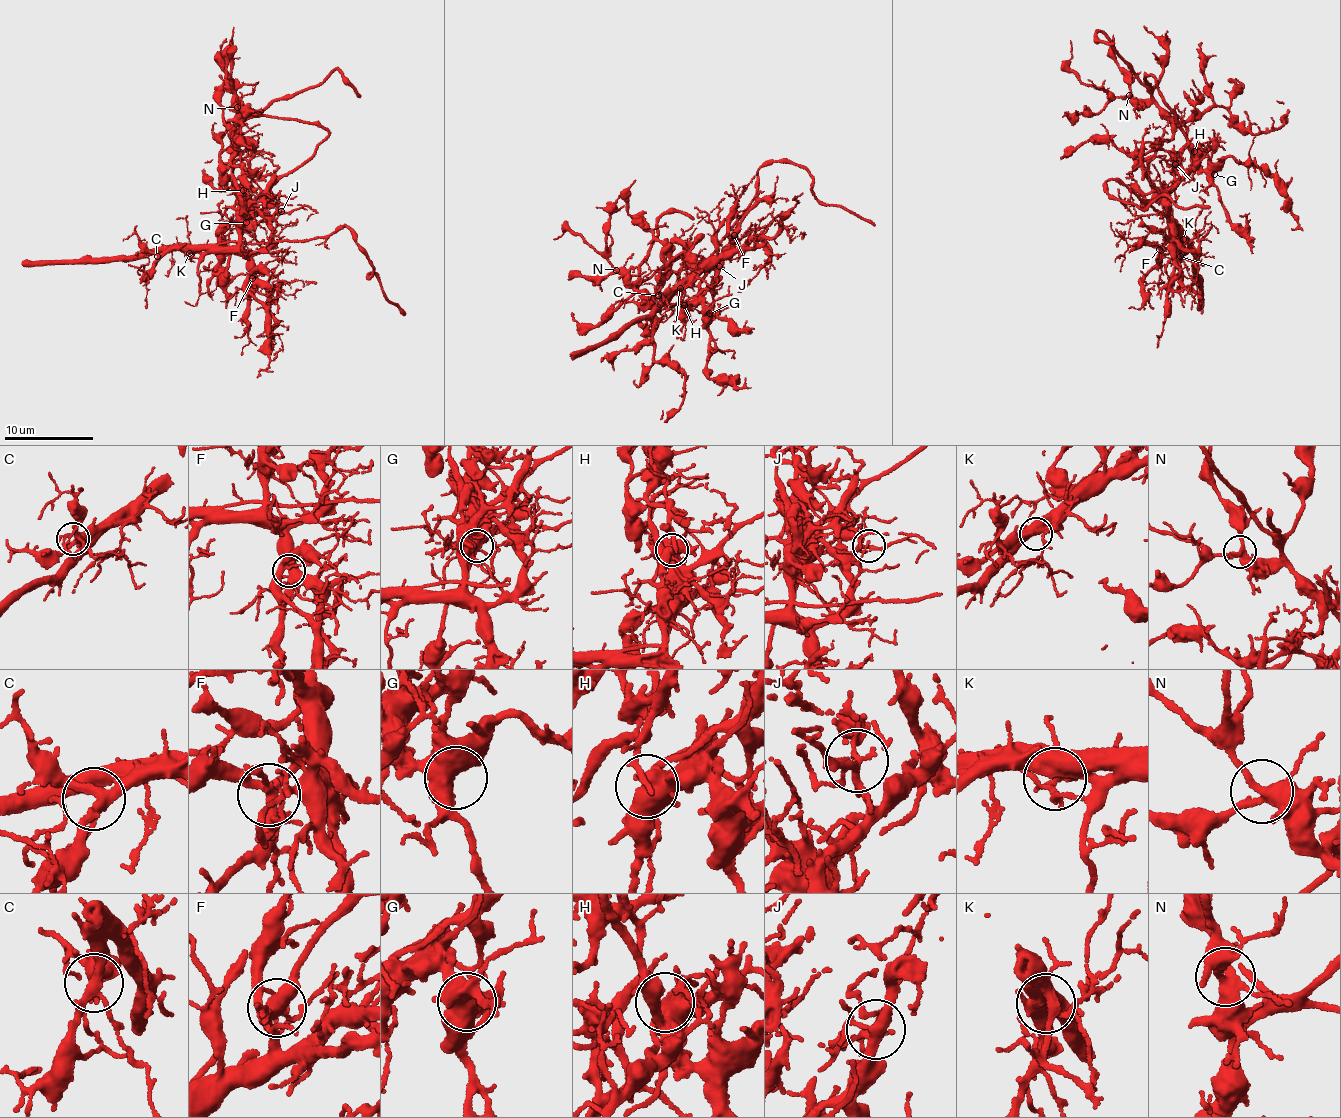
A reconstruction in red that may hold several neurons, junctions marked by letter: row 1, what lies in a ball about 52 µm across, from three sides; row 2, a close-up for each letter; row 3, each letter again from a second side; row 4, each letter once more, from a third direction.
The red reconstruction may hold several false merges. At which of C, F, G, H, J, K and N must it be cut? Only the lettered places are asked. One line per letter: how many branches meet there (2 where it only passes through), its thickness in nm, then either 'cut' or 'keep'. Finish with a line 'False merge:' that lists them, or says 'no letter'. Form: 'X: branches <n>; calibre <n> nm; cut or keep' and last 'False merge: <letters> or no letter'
C: branches 4; calibre 280 nm; keep
F: branches 4; calibre 280 nm; keep
G: branches 3; calibre 650 nm; keep
H: branches 2; calibre 600 nm; cut
J: branches 6; calibre 190 nm; keep
K: branches 2; calibre 550 nm; keep
N: branches 4; calibre 340 nm; keep
False merge: H

